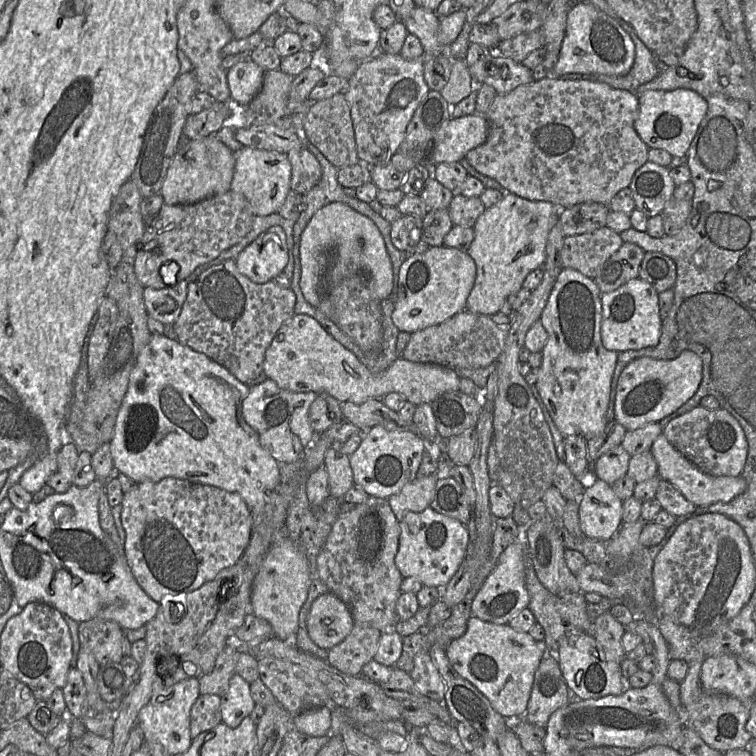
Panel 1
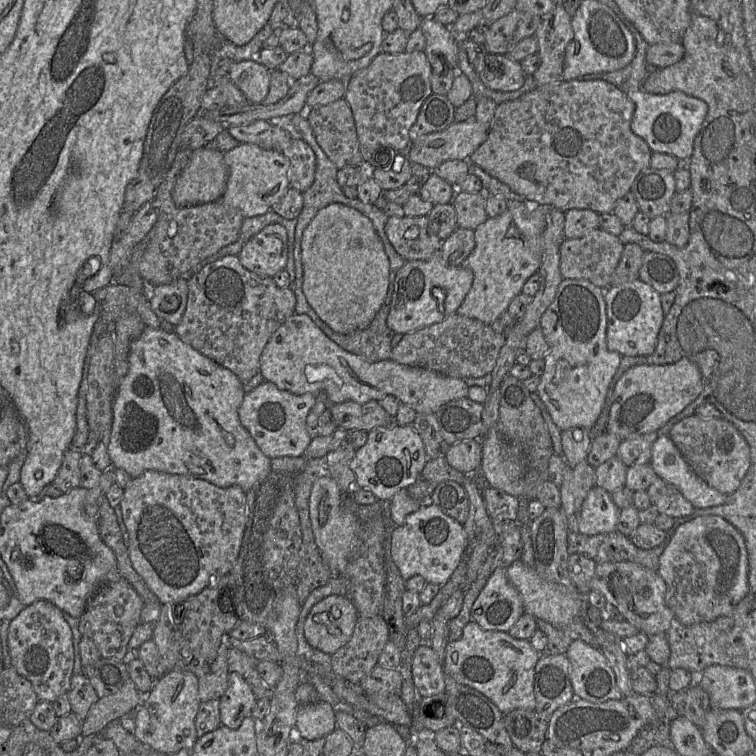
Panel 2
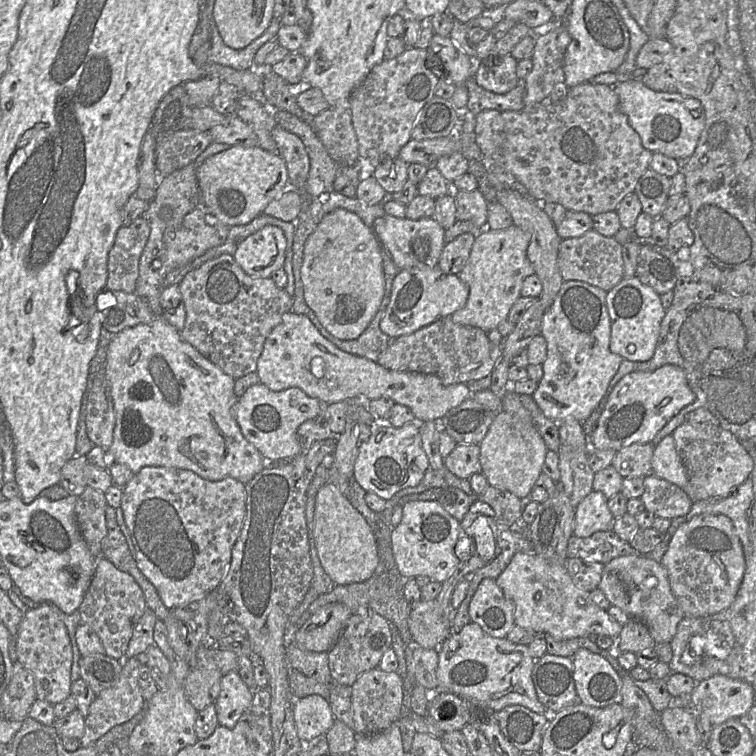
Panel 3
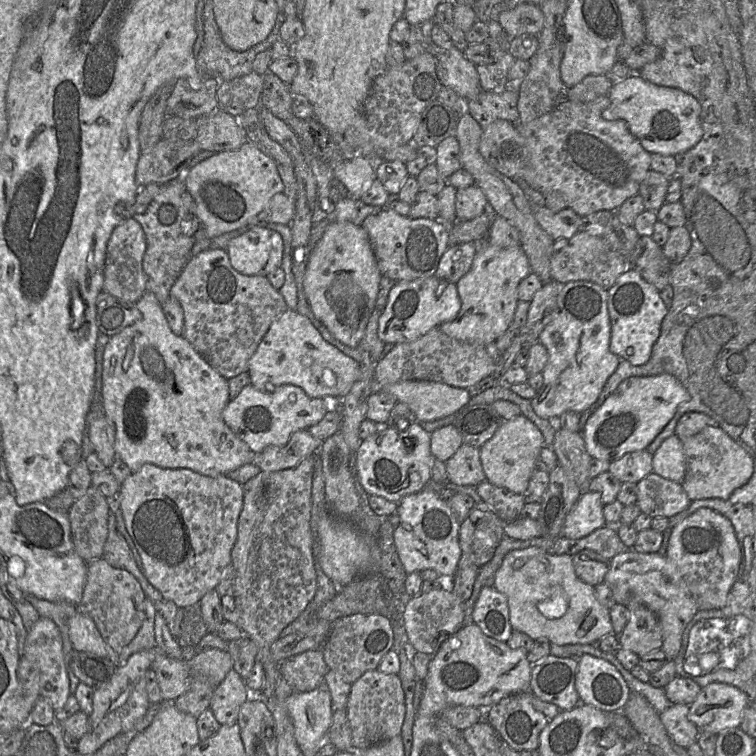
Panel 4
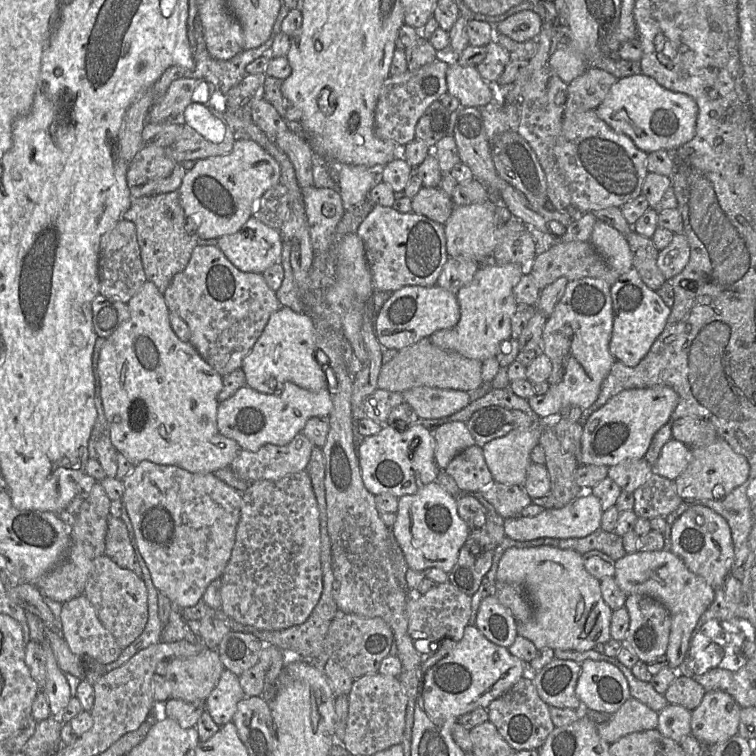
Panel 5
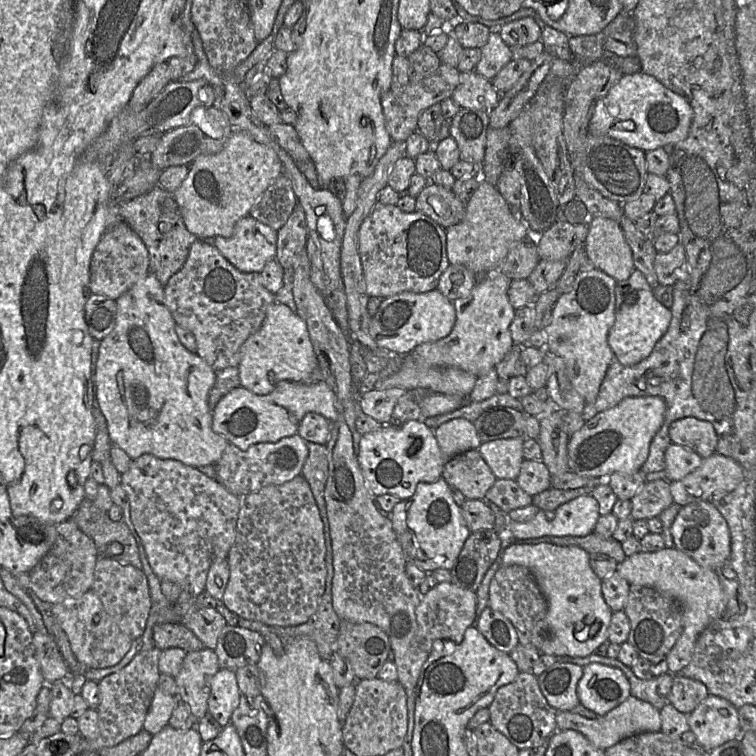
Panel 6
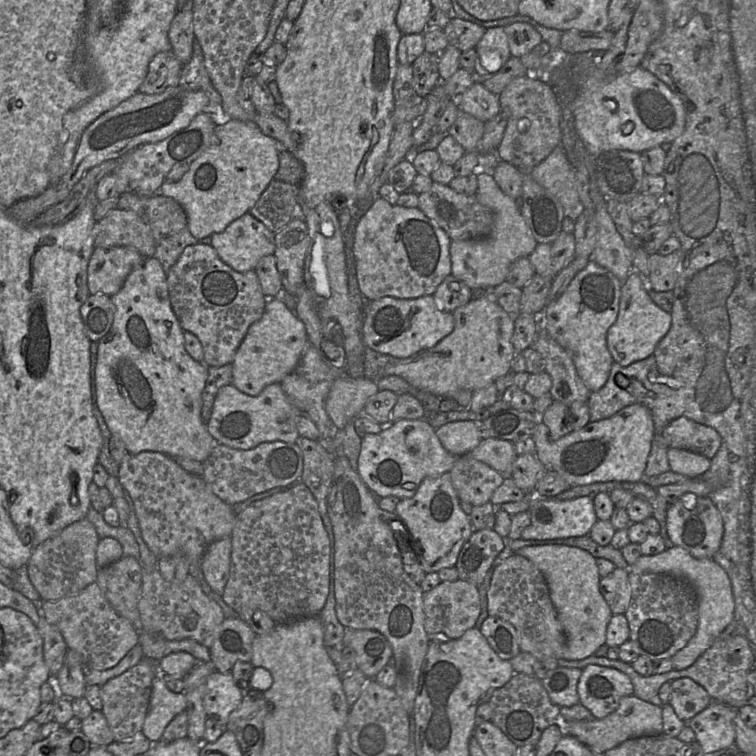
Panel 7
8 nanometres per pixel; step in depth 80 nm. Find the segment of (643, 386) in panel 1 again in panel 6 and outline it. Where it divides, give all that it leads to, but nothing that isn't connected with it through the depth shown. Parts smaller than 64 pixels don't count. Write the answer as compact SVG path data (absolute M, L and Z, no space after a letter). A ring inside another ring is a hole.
M657 396L626 397L616 406L598 413L574 433L568 442L570 471L584 477L607 479L613 473L633 474L646 462L652 439L661 428L665 418L666 404Z

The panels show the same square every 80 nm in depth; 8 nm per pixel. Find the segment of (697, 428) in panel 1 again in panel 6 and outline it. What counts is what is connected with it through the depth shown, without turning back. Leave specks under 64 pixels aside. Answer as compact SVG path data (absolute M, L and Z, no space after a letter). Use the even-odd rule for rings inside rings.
M714 453L683 479L670 483L675 504L689 505L709 501L720 492L730 492L743 480L742 467L732 458Z

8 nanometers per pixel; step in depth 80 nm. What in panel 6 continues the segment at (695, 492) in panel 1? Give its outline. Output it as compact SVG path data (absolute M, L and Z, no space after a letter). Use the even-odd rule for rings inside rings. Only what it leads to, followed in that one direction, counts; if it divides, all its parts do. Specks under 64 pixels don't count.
M670 443L665 451L665 473L667 480L674 482L683 479L686 475L702 464L703 458L691 449Z

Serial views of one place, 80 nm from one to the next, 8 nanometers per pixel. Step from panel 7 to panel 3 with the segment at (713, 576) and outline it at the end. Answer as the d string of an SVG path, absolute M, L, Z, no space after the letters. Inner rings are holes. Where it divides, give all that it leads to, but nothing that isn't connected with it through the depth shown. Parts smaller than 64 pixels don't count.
M645 555L617 557L606 563L598 588L611 605L622 609L630 618L644 623L655 643L670 643L679 622L685 617L672 592L666 569Z

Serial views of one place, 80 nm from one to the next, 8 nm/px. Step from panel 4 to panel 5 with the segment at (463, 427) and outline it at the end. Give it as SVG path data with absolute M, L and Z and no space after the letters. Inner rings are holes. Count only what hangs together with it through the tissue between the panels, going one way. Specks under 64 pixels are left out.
M487 406L474 412L466 422L475 445L483 447L489 441L503 437L514 429L511 410Z

